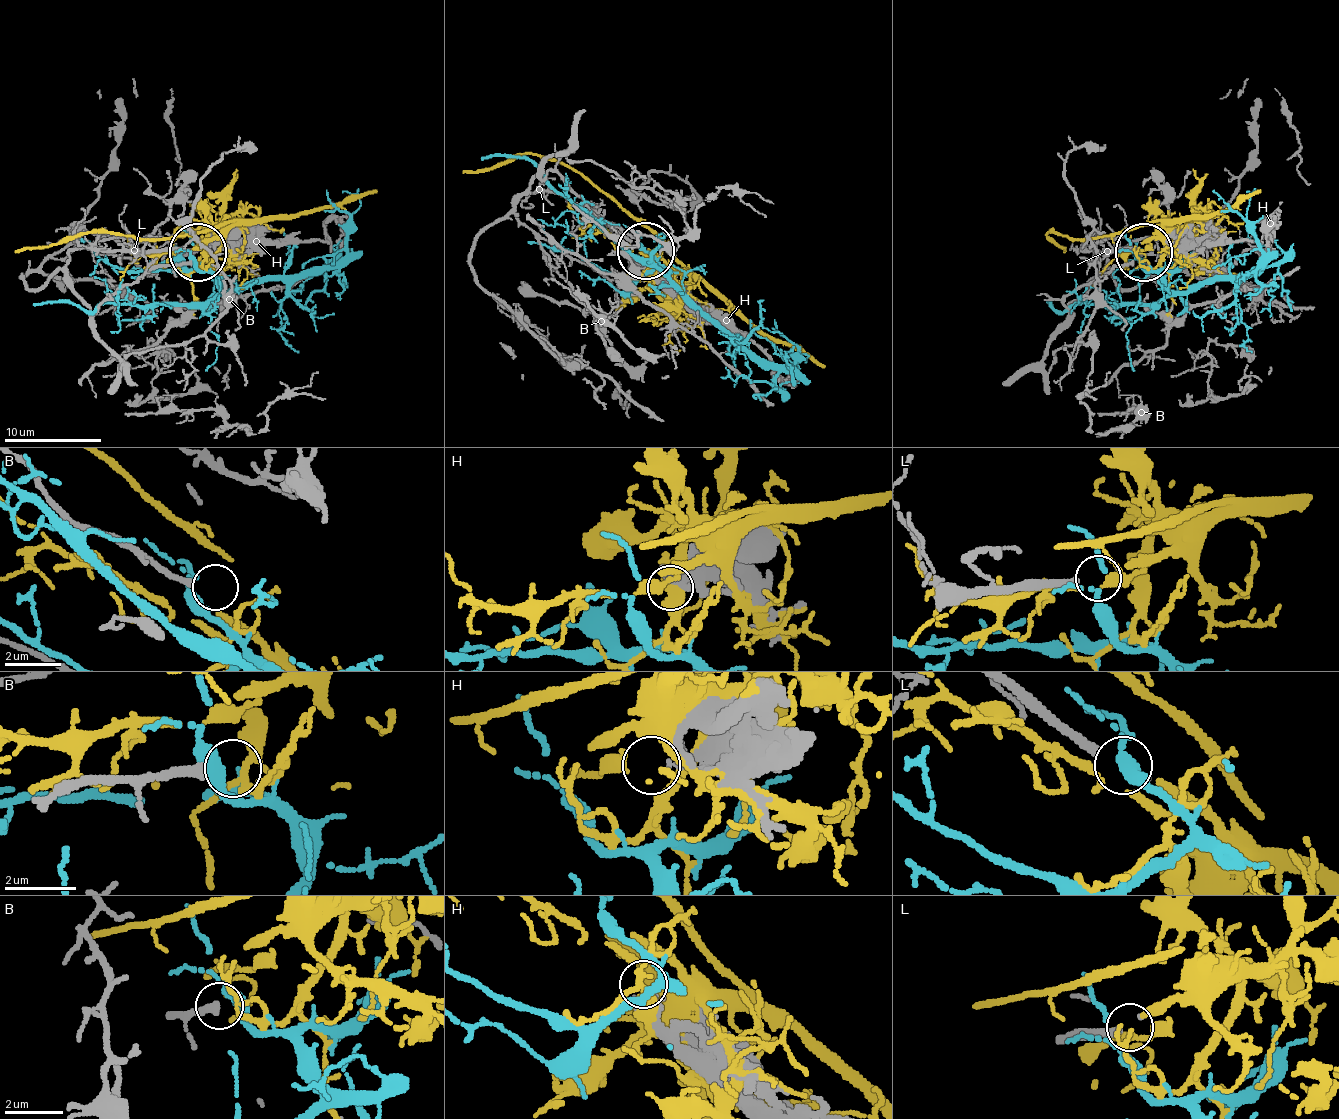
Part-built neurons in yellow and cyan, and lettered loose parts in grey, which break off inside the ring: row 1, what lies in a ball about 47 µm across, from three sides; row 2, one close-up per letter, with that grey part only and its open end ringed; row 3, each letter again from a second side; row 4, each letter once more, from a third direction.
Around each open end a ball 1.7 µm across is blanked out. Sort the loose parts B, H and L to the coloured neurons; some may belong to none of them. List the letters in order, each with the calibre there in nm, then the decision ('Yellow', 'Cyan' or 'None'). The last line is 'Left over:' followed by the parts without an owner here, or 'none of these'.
B: Thickness 260 nm. None
H: Thickness 320 nm. None
L: Thickness 260 nm. Yellow
Left over: B, H

